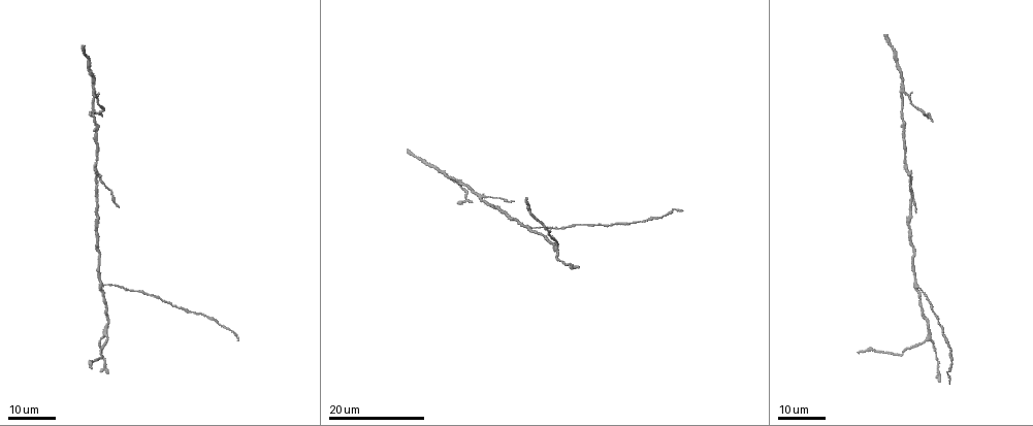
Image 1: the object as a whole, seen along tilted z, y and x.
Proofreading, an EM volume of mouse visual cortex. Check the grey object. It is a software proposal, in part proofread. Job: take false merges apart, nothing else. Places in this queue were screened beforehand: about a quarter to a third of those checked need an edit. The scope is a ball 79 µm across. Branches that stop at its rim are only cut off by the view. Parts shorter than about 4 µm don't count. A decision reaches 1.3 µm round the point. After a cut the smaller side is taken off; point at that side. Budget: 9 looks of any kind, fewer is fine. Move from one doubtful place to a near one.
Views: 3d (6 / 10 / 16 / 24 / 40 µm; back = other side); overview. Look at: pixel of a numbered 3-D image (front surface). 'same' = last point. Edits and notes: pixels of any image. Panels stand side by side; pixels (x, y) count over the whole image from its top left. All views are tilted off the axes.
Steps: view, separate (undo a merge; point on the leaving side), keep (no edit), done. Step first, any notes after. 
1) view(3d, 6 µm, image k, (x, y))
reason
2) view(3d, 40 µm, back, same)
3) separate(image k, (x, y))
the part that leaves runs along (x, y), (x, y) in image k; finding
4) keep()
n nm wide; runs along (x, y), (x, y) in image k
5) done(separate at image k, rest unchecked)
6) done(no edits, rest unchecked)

view(3d, 24 µm, image 1, (529, 227))
two arms in line, one across

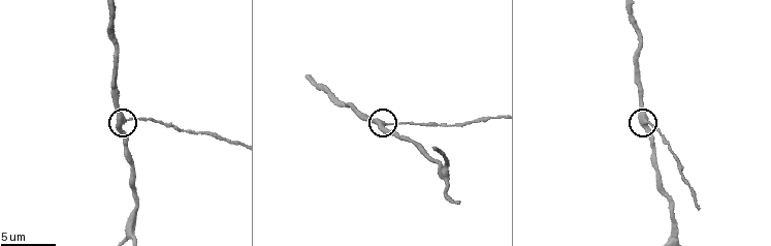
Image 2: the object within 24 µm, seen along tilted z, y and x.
view(3d, 6 µm, image 2, (121, 123))
zoom in

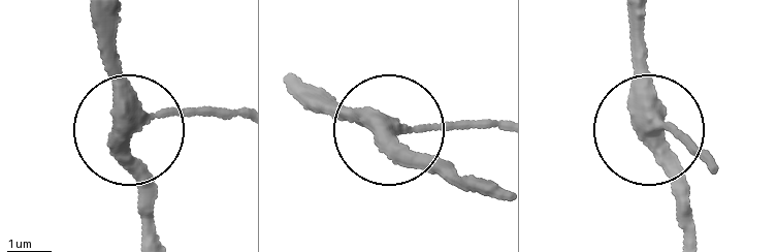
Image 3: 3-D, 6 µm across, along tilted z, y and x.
keep()
390 nm wide; runs along (315, 87), (463, 185) in image 3; one neuron here

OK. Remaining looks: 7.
view(3d, 16 µm, image 1, (910, 175))
looks like a crossing

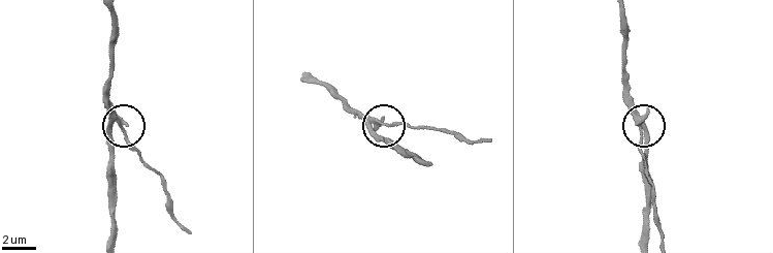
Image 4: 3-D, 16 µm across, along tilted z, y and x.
view(3d, 6 µm, image 4, (638, 124))

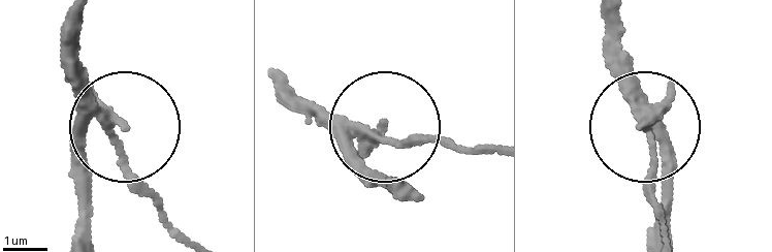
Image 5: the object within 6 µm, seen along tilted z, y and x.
separate(image 5, (122, 152))
side arm 9 µm; the part that leaves runs along (90, 109), (124, 177), (189, 237) in image 5; a second neuron is stuck on

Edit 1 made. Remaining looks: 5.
view(3d, 16 µm, image 1, (906, 93))
four or more arms meet

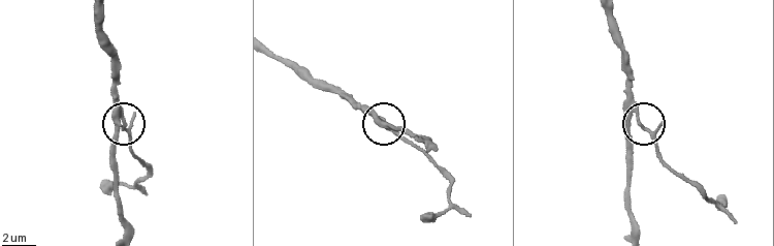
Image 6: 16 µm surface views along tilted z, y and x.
view(3d, 10 µm, image 6, (639, 122))

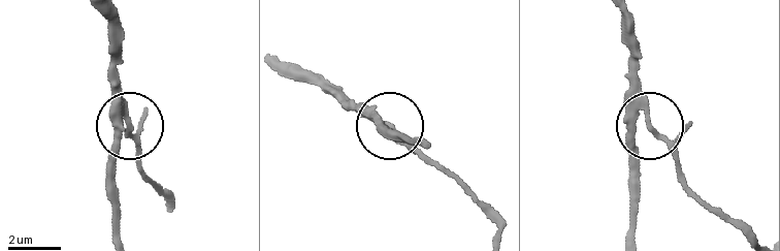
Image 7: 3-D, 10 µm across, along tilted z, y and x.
separate(image 7, (654, 136))
the part that leaves runs along (643, 99), (648, 125), (668, 146), (682, 180), (754, 238) in image 7; two neurons meet here

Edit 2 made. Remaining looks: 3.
view(overview)

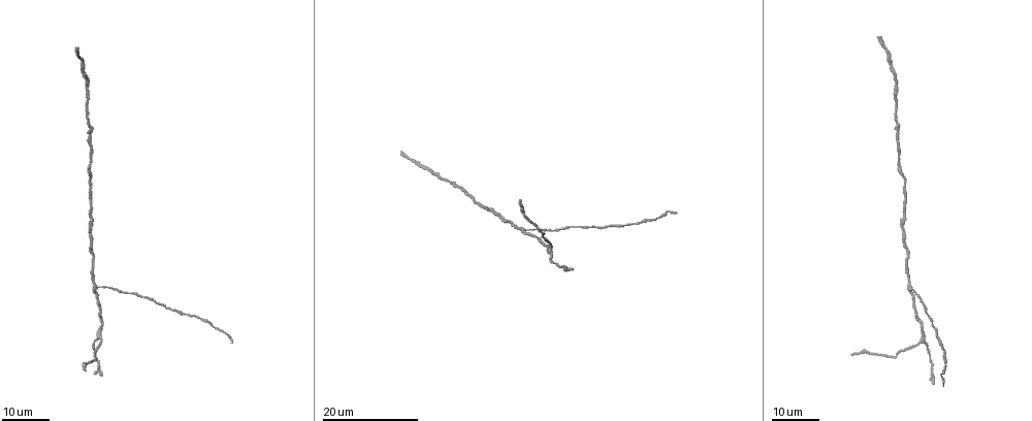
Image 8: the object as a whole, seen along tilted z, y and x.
view(3d, 24 µm, image 8, (549, 249))
three-way junction

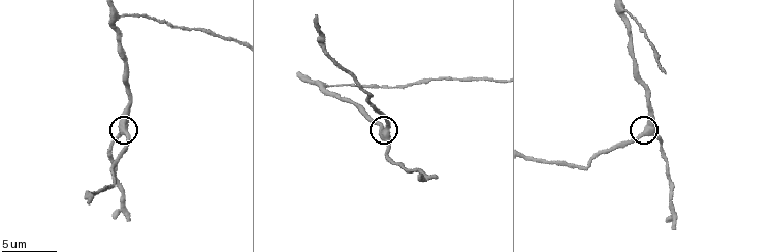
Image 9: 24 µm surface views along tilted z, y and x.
view(3d, 6 µm, image 9, (647, 132))

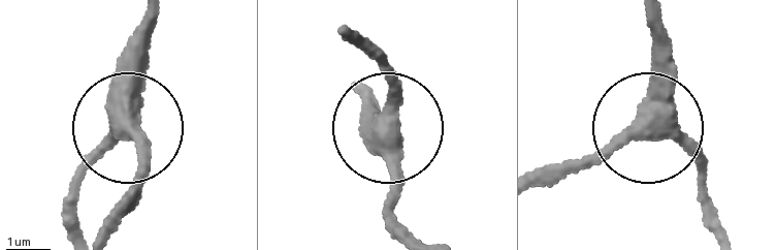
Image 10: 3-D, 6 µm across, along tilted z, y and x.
keep()
side arm 11 µm; runs along (147, 17), (133, 113), (78, 181) in image 10; one neuron here

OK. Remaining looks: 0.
done(separate at image 5, separate at image 7, rest unchecked)

